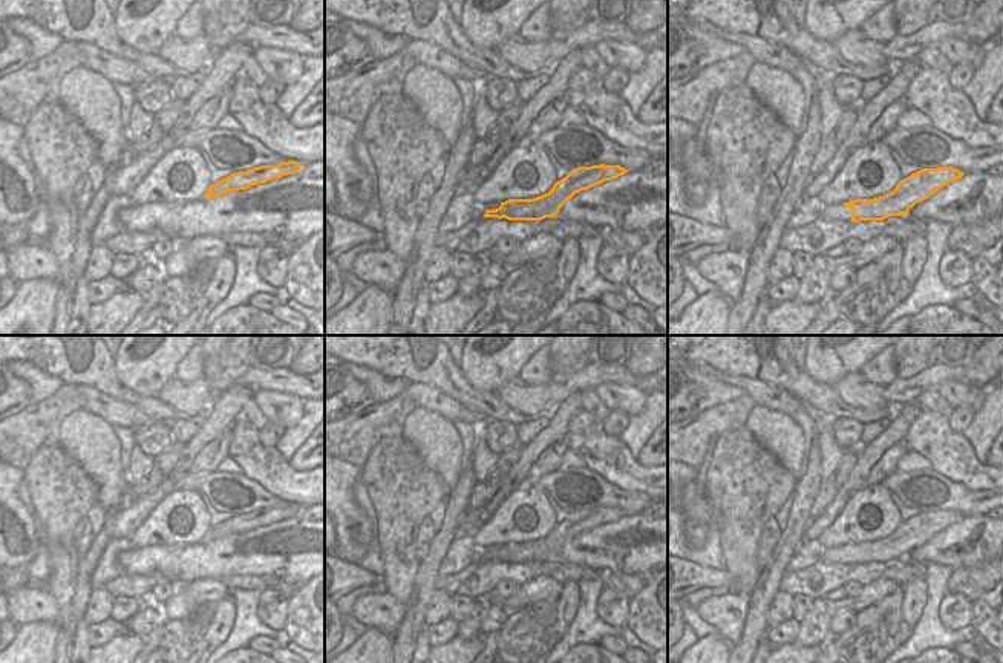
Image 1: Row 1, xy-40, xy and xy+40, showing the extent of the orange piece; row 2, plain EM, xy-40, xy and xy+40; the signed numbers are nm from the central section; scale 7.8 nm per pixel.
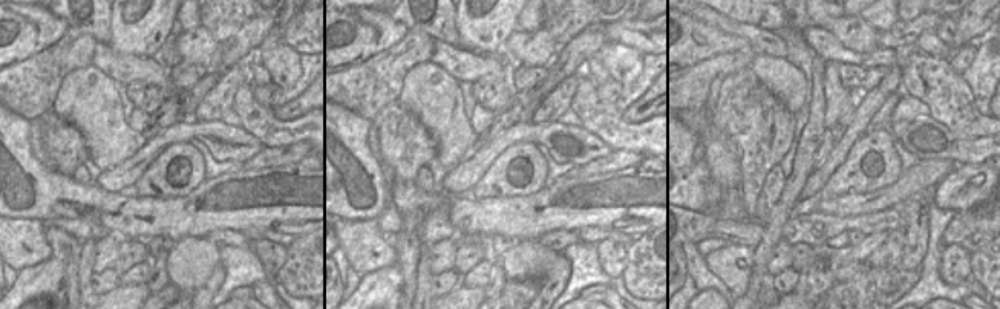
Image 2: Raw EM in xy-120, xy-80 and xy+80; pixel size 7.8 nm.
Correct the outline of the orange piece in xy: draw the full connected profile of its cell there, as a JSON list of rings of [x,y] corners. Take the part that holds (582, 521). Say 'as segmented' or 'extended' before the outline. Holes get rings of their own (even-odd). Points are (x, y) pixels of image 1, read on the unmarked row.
extended | [[[591,508],[573,511],[565,521],[557,524],[553,531],[533,542],[508,542],[501,547],[482,548],[484,560],[498,560],[508,563],[542,563],[556,560],[560,550],[576,536],[588,533],[605,524],[617,522],[628,516],[620,508]]]

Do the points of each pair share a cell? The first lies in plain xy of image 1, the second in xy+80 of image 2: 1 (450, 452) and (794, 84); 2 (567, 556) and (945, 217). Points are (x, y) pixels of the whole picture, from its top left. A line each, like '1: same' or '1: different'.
1: same
2: different

